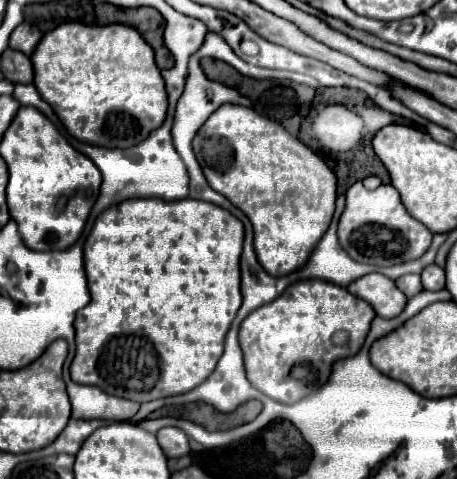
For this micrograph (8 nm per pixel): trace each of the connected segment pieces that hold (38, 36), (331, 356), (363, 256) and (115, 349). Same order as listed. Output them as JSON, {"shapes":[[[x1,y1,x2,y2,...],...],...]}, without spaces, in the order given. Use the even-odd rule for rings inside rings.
{"shapes":[[[20,24,12,32,12,36,10,36,10,48,20,50,26,56,30,56,40,40,42,40,42,32,36,26,32,26,32,24]],[[304,280,288,286,282,296,254,310,250,316,246,316,246,320,240,326,240,348,244,352,244,366,250,384,268,398,282,404,294,404,306,398,310,392,326,384,326,378,330,378,332,364,336,360,358,354,366,340,366,332,370,330,370,322,374,318,376,312,374,308,370,308,368,302,352,296,346,288,340,288,336,284,328,284,324,280],[340,330,348,332,346,344,332,342,332,336]],[[356,182,346,192,346,210,338,224,338,238,350,258,374,266,394,266,420,258,432,244,432,232,412,218,394,186,366,190]],[[132,198,124,200,120,204,110,206,104,210,90,236,86,238,84,244,84,266,86,266,86,276,88,276,88,290,90,290,90,304,82,308,76,314,74,328,76,328,76,356,70,366,70,376,76,384,90,384,104,388,104,392,112,396,122,396,126,400,134,402,150,402,174,394,184,394,196,386,200,386,216,368,222,352,224,352,224,338,226,332,230,330,230,324,242,304,242,294,240,294,240,254,242,254,242,244,244,244,244,224,226,212,224,208,218,208,210,202,202,200,176,200,176,202,164,202,164,200,154,200,154,198]]]}

